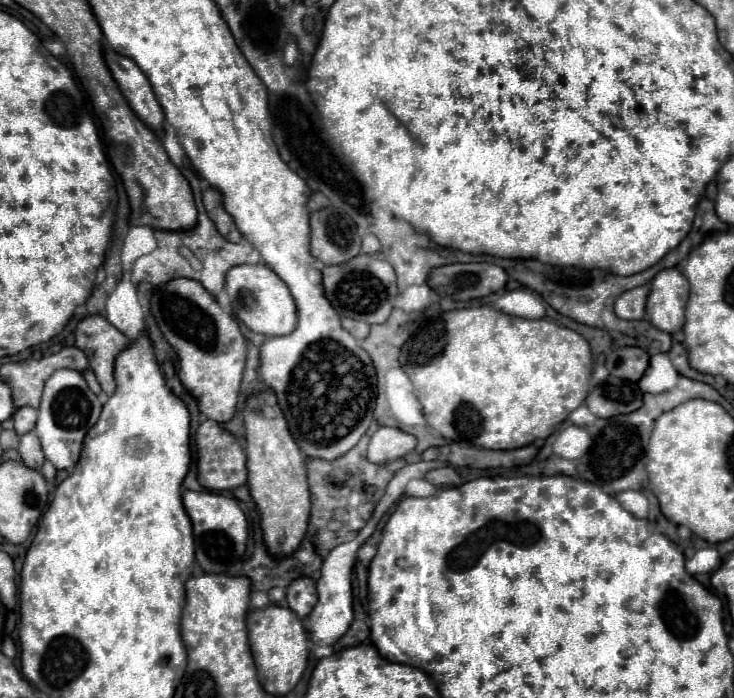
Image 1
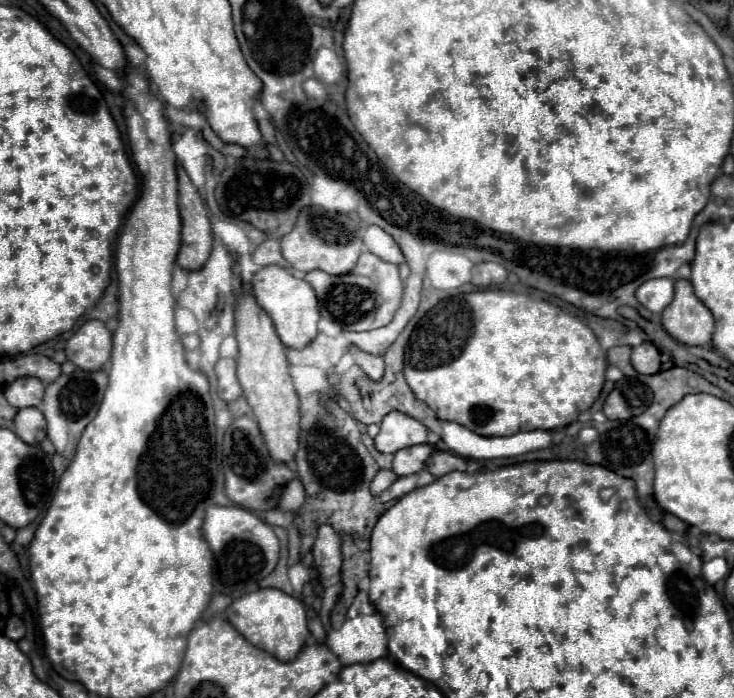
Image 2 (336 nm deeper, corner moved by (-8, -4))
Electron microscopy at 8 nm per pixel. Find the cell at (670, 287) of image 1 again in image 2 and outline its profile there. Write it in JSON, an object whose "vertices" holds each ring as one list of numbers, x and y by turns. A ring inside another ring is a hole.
{"vertices":[[675,281,675,299,661,313,667,333,683,345,709,345,713,335,713,315,695,297,689,281]]}

